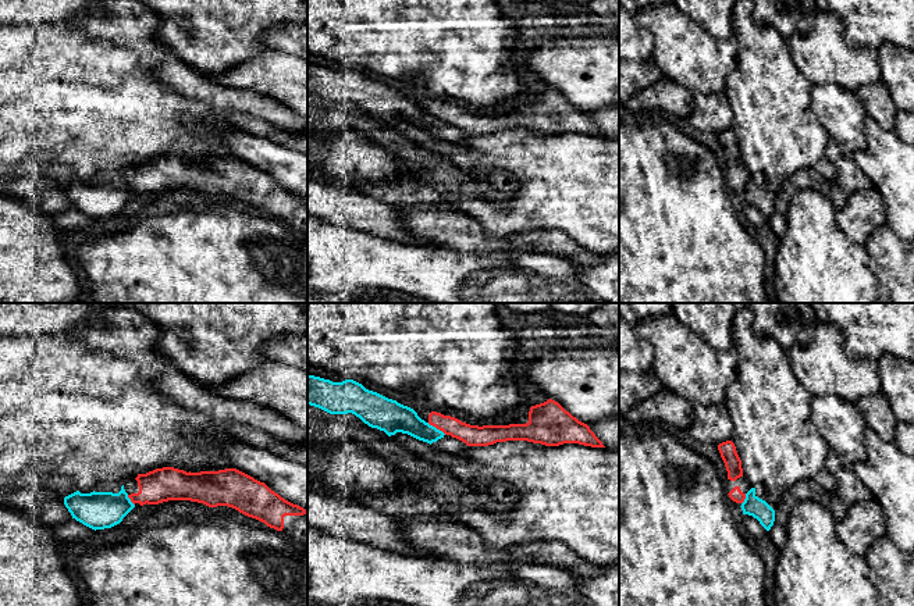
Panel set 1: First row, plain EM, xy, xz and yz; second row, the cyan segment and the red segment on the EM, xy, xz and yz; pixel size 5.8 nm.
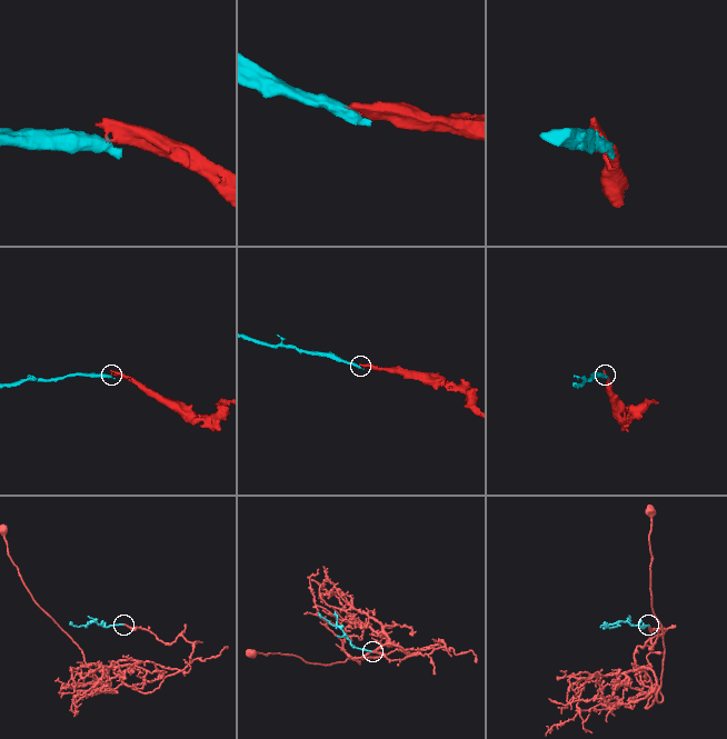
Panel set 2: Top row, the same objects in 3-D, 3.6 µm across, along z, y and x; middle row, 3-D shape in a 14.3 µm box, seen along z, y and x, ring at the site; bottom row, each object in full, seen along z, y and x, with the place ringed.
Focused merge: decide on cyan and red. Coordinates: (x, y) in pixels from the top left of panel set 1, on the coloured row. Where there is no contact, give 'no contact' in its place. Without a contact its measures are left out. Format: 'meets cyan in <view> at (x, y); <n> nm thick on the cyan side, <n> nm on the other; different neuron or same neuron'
meets cyan in xz at (436, 428); 180 nm thick on the cyan side, 130 nm on the other; different neuron

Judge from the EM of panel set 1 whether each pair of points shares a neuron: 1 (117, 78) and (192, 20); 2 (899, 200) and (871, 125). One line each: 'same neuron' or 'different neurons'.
1: different neurons
2: same neuron

